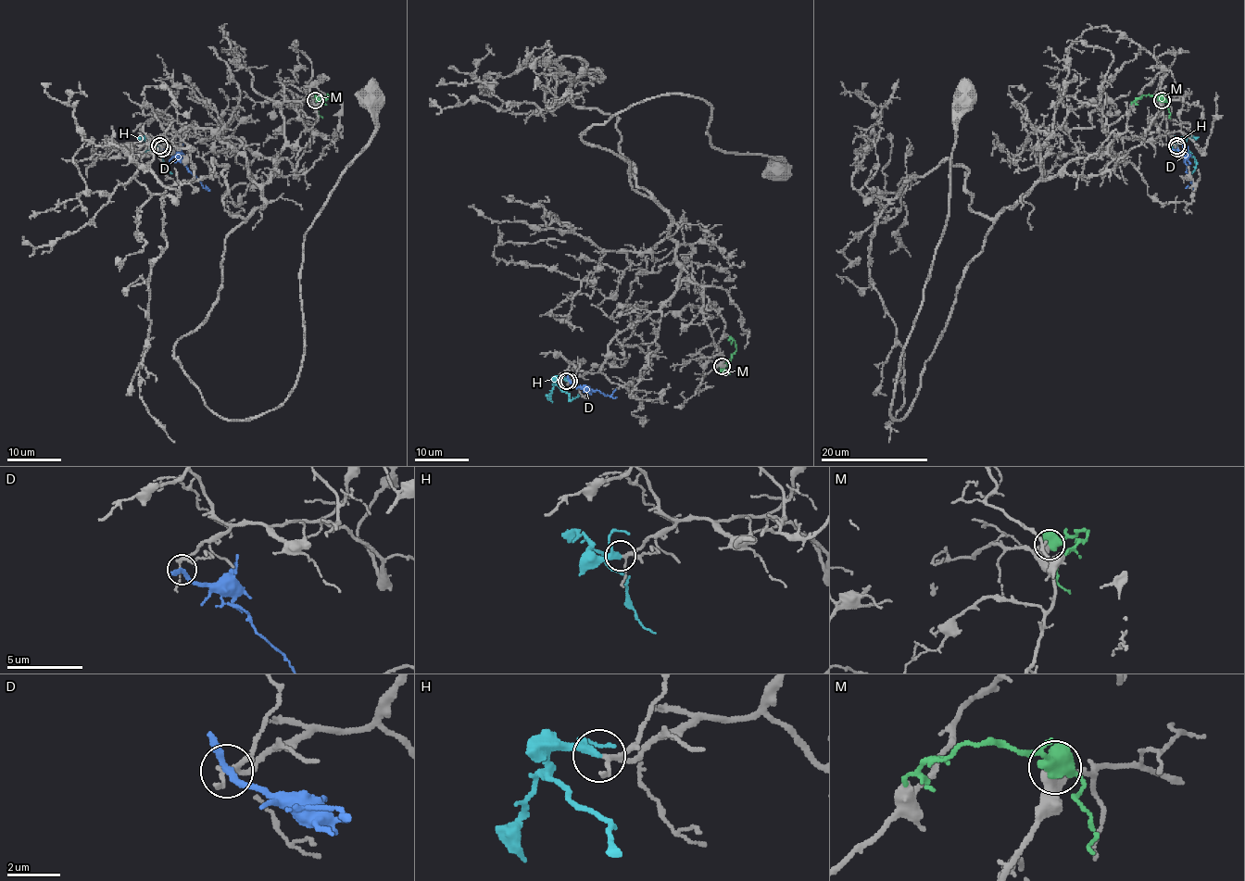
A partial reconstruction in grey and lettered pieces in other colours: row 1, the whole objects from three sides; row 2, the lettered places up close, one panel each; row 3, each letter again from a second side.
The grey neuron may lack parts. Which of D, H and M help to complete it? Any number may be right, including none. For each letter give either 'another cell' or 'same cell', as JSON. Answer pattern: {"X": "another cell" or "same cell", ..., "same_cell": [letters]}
{"D": "another cell", "H": "same cell", "M": "another cell", "same_cell": ["H"]}

